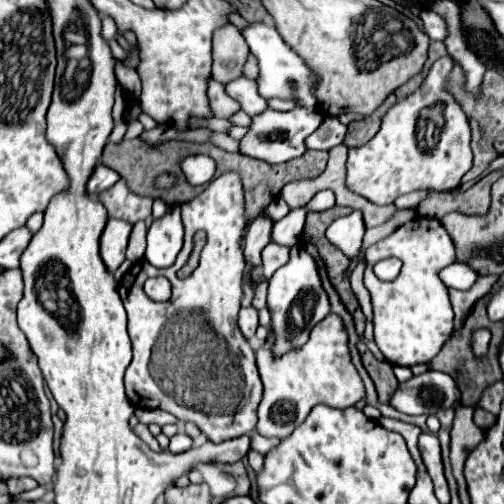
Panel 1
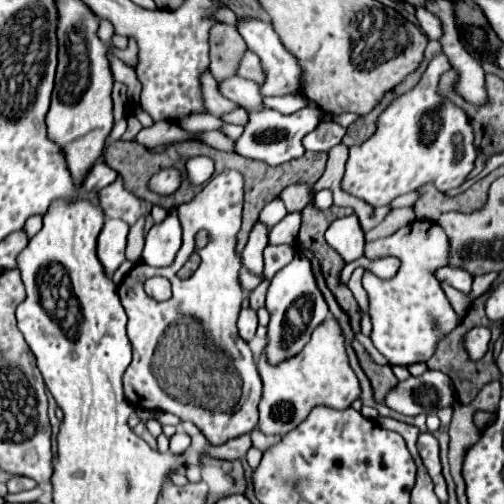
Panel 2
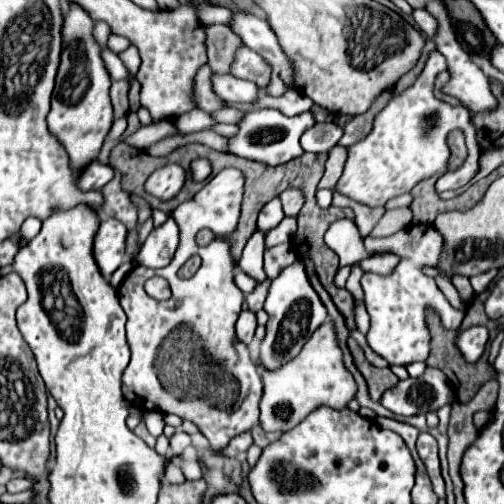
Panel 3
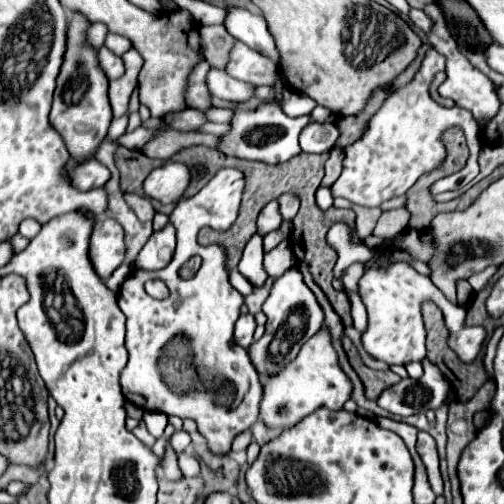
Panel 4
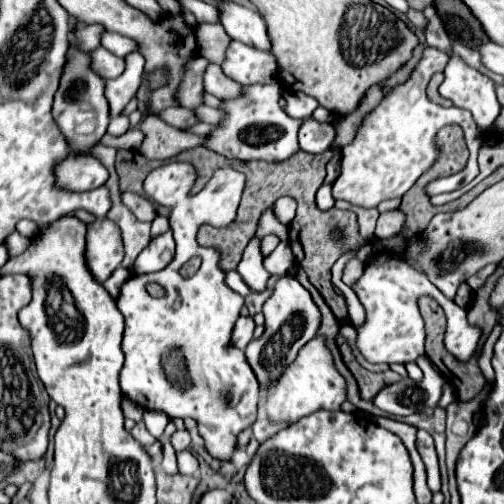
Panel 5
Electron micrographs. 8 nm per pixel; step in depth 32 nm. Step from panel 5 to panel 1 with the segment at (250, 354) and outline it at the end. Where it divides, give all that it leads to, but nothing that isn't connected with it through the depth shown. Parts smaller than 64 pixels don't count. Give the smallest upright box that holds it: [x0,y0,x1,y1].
[268,246,330,356]

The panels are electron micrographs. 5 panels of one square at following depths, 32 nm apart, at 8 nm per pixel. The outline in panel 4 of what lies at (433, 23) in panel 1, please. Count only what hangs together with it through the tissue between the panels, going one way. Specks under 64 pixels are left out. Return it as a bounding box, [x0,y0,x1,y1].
[408,10,432,32]

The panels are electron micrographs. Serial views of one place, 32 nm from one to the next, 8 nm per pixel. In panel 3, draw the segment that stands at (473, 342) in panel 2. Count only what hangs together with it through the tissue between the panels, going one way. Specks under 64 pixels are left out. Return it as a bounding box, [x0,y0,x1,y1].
[455,326,489,363]

